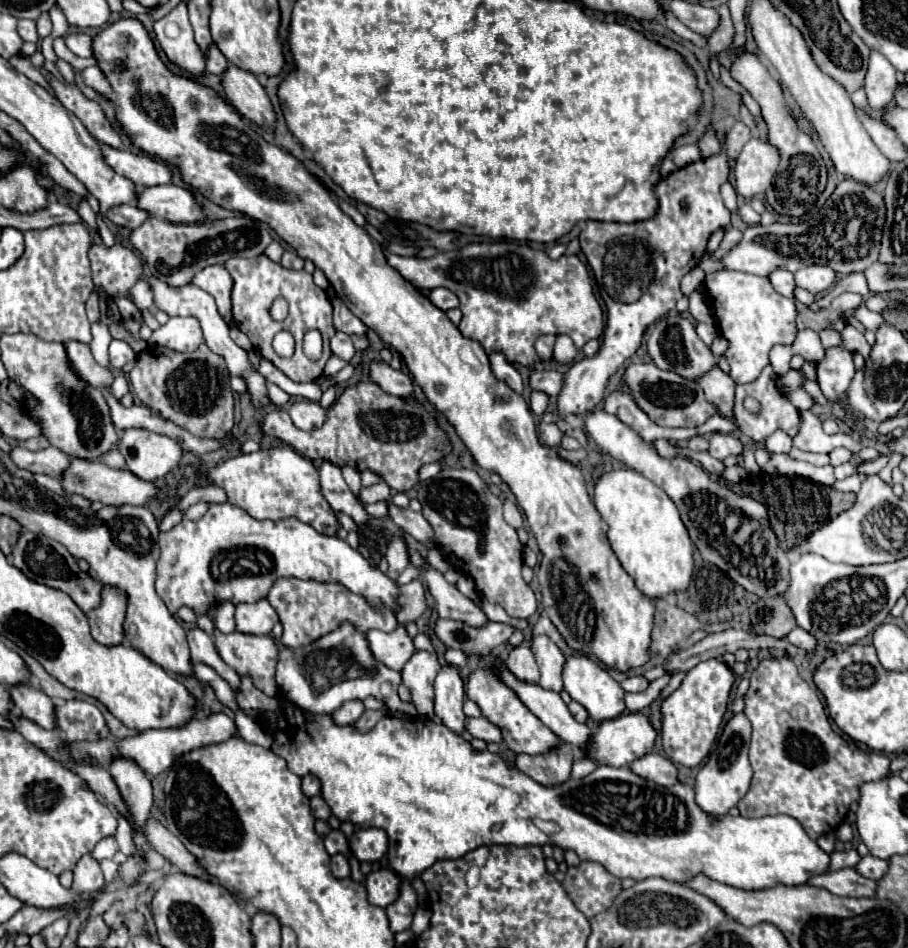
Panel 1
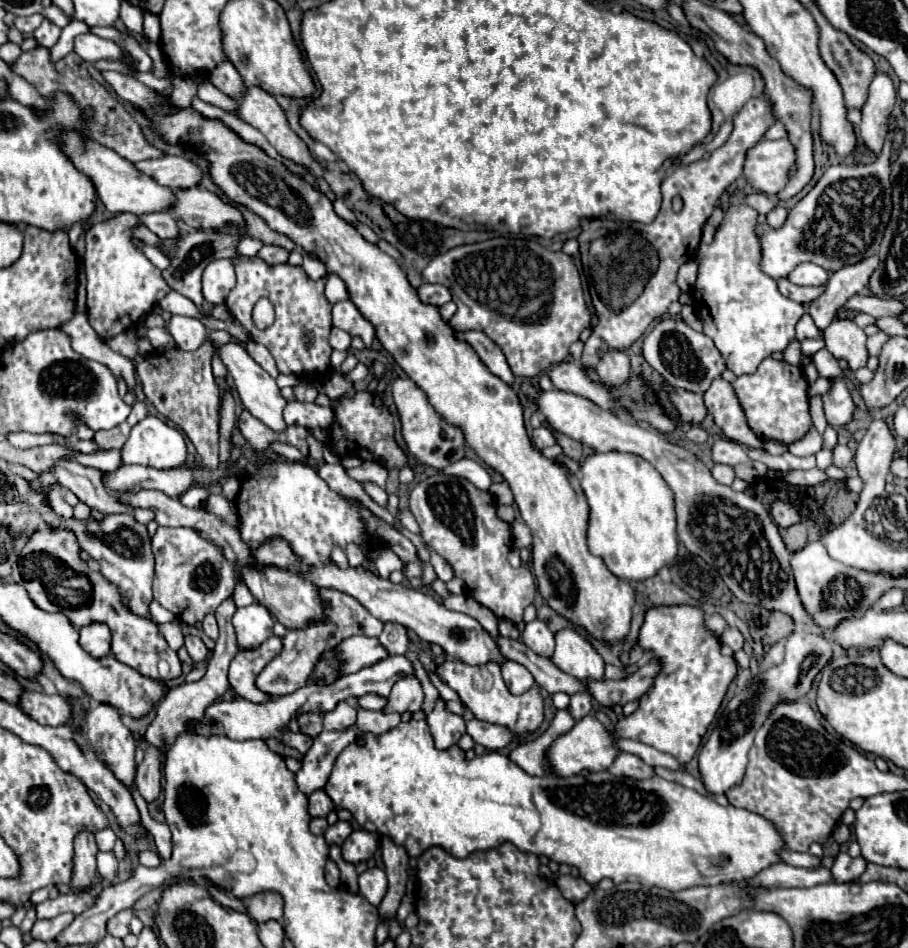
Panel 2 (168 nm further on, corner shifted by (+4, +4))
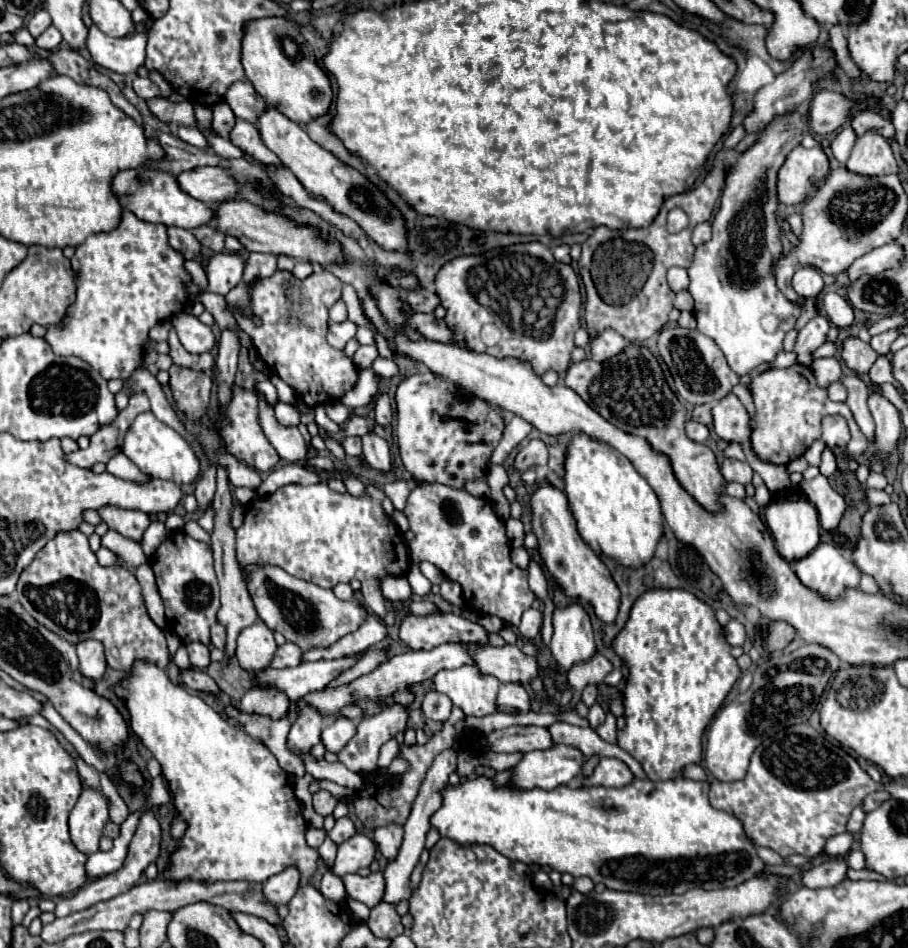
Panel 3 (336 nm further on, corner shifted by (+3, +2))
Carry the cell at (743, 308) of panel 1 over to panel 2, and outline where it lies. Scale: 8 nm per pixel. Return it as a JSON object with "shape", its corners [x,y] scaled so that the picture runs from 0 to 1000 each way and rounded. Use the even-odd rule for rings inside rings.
{"shape":[[[813,204],[806,208],[800,229],[782,258],[769,263],[769,296],[762,305],[764,328],[775,341],[775,351],[784,355],[800,387],[808,396],[833,393],[835,385],[852,370],[863,370],[874,358],[874,345],[885,332],[885,324],[863,313],[855,296],[837,286],[837,258],[830,246],[835,225],[819,214]]]}

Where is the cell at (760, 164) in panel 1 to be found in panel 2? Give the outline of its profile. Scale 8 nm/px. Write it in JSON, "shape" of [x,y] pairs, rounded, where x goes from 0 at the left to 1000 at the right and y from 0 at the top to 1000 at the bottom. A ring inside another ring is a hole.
{"shape":[[[839,147],[822,161],[819,187],[833,201],[855,206],[868,191],[868,182],[872,182],[872,170],[874,161],[868,147]]]}

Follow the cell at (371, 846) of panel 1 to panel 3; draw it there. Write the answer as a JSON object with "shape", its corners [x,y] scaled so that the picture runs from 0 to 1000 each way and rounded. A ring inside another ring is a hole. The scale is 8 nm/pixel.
{"shape":[[[393,879],[389,881],[389,885],[382,885],[380,889],[373,891],[365,921],[371,925],[393,921],[398,915],[409,912],[409,908],[413,906],[413,898],[415,898],[413,889],[406,883]]]}

